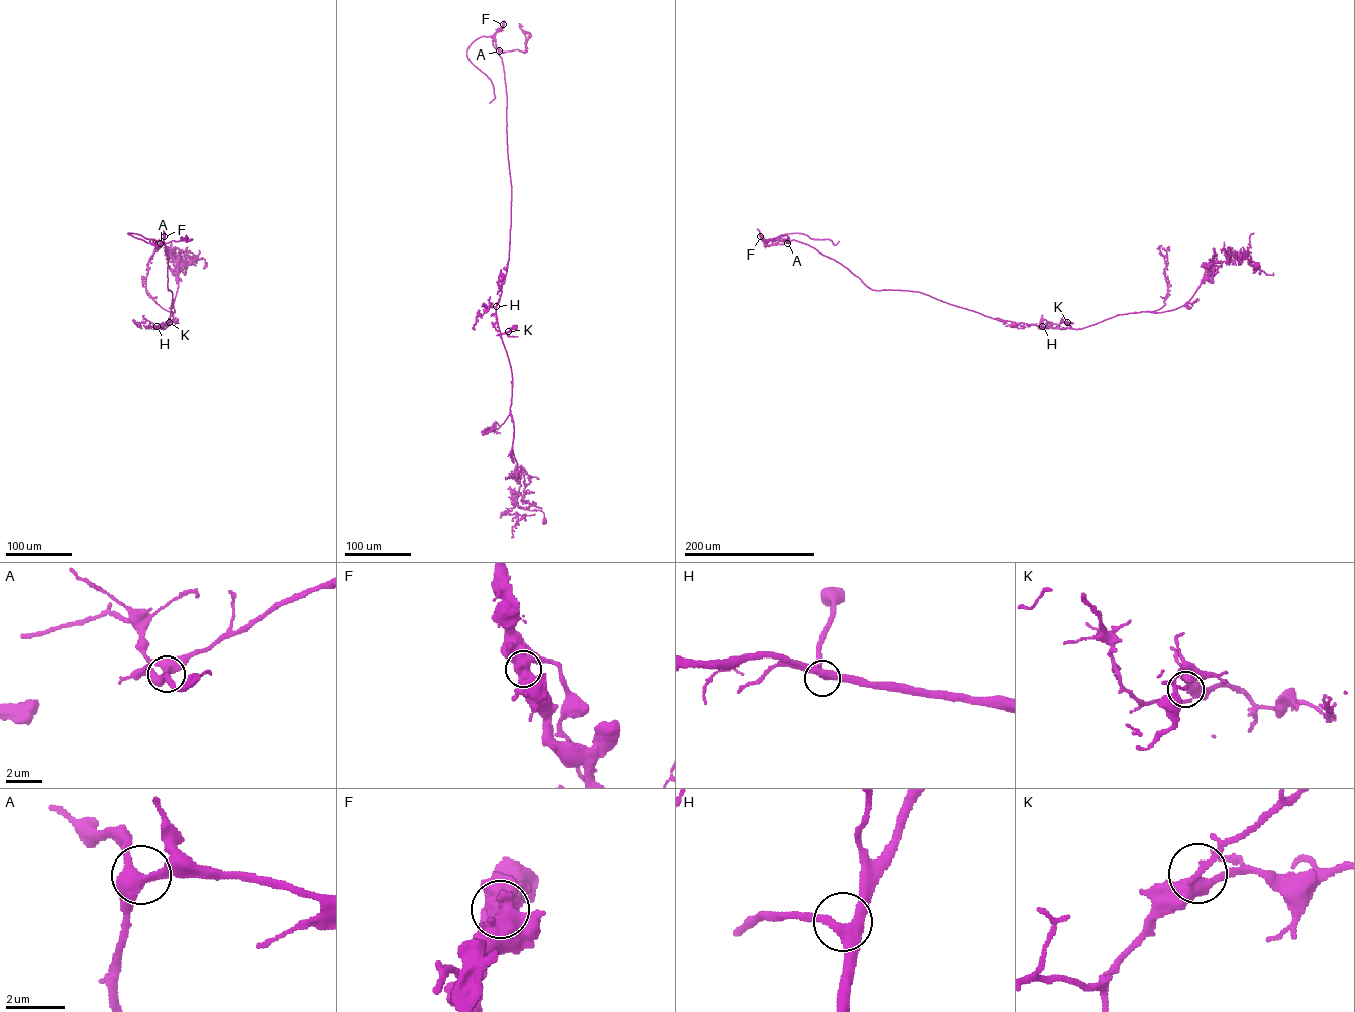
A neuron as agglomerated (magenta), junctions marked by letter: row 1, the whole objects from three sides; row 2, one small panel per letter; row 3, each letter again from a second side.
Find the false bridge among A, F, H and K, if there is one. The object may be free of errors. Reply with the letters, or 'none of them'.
F

